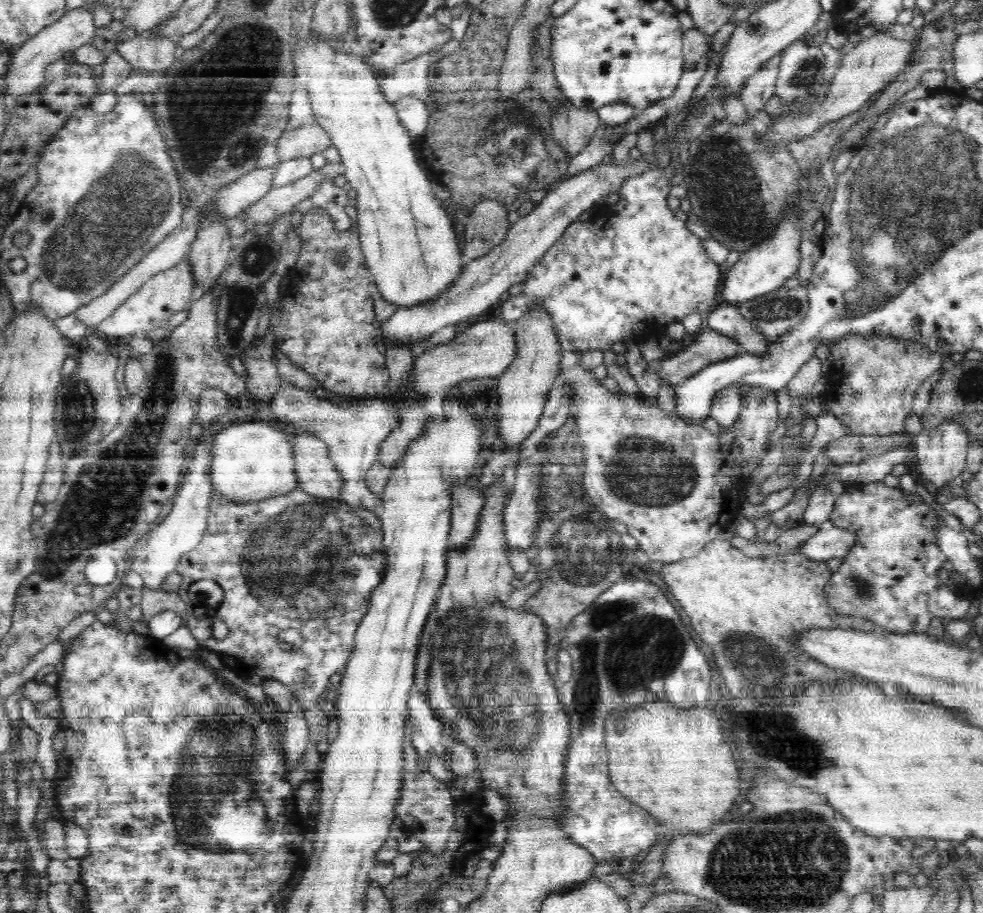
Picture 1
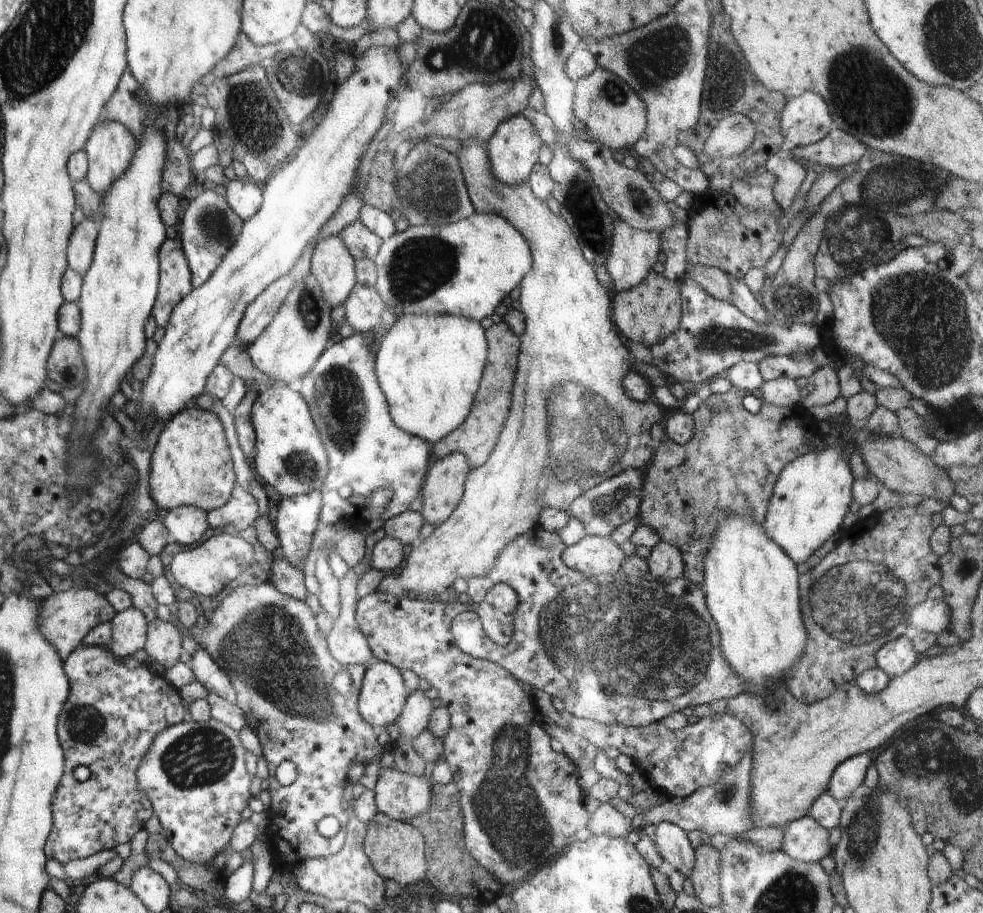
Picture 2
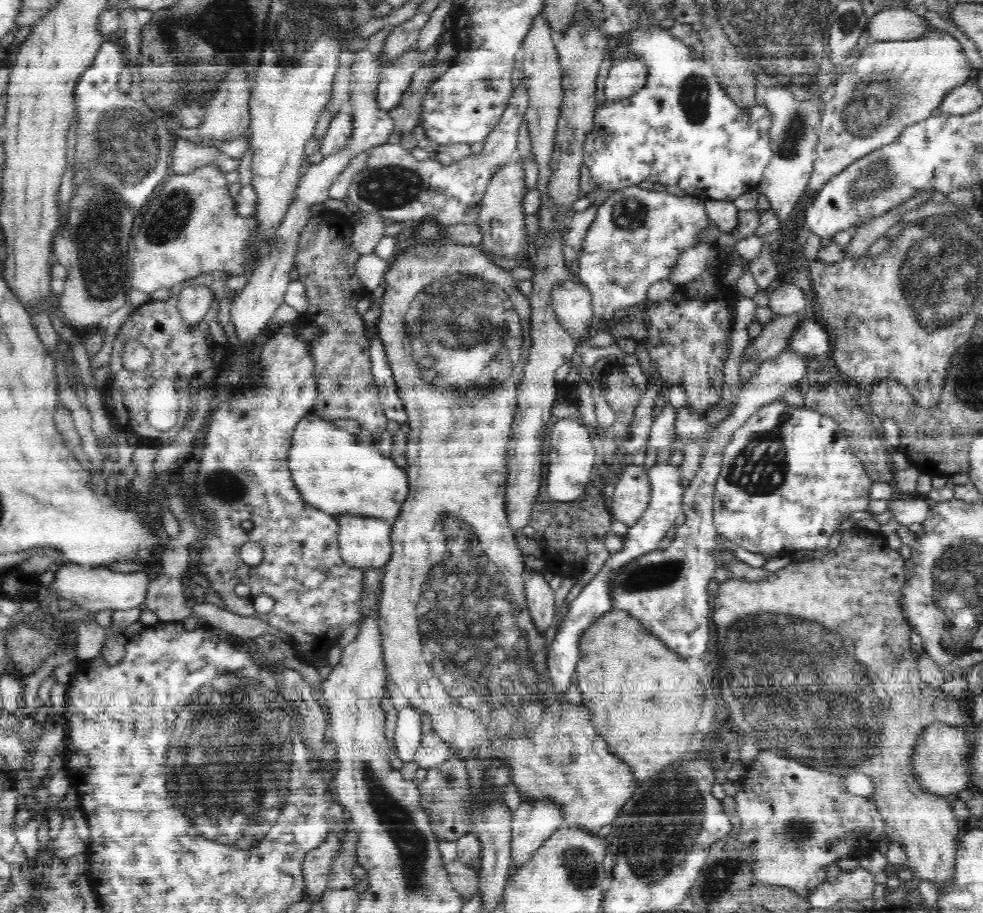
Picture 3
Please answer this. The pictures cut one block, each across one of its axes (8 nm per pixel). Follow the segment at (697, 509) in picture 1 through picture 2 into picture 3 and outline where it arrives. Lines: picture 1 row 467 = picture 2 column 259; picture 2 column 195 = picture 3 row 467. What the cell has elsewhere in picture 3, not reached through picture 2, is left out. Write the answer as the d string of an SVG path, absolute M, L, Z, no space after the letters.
M630 464L621 472L615 484L611 514L631 527L644 514L651 500L651 482L642 466Z

